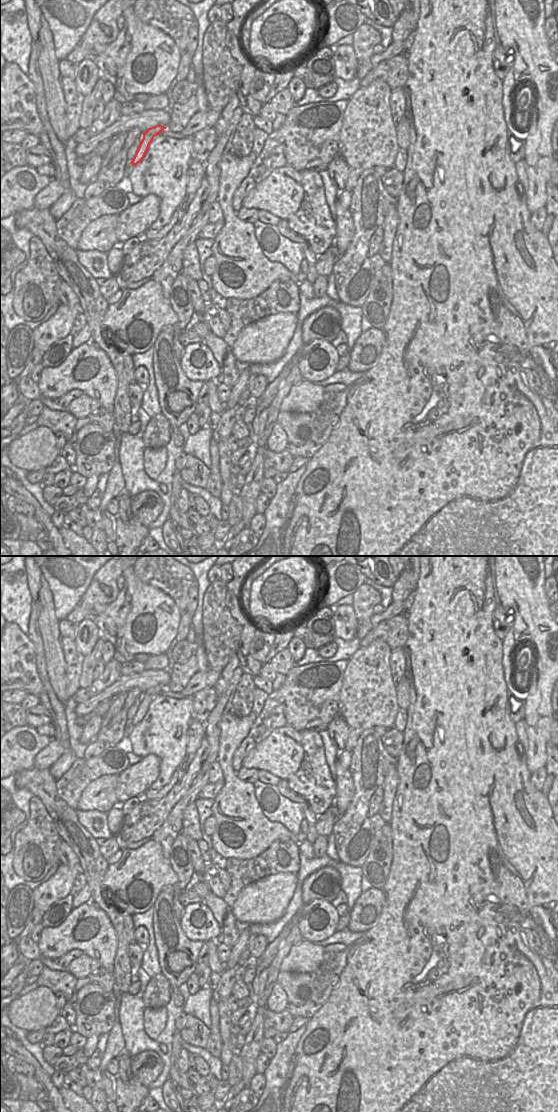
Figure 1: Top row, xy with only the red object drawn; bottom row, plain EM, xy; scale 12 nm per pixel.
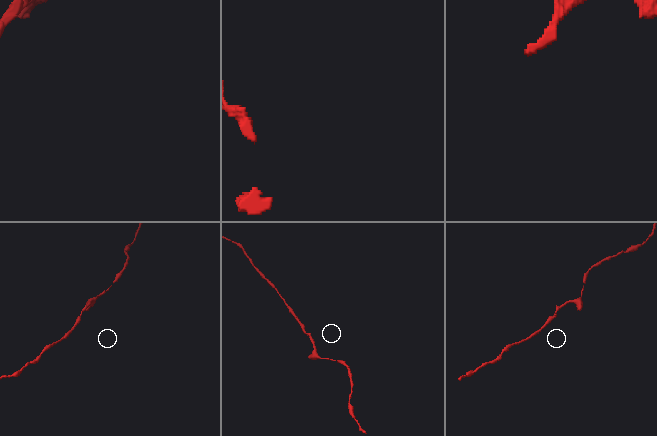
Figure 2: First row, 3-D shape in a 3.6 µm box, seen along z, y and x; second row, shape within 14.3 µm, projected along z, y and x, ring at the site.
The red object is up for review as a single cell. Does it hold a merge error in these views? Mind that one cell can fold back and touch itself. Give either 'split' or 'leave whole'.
leave whole

